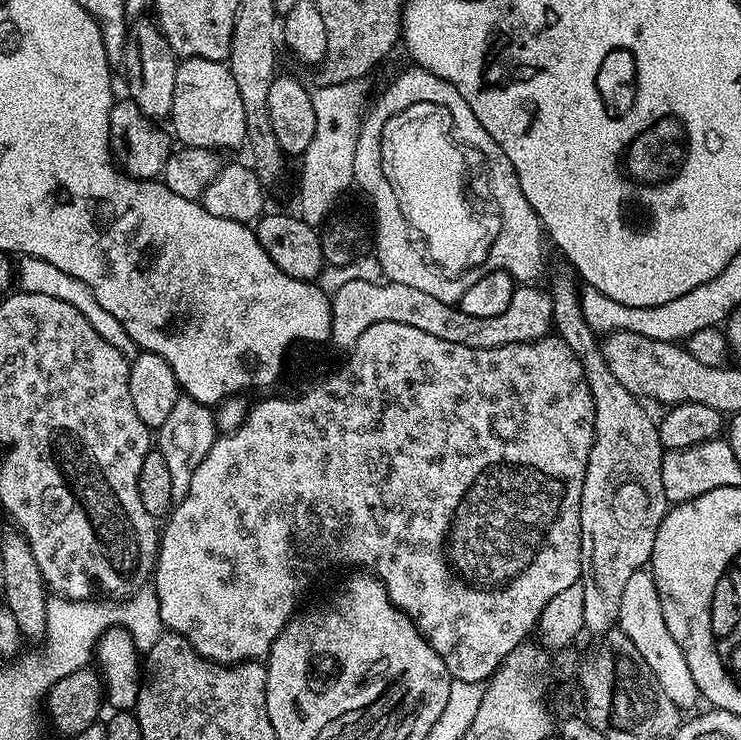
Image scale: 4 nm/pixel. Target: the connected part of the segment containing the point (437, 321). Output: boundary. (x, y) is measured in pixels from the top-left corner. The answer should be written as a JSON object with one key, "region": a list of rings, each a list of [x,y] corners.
{"region":[[[366,281],[347,282],[336,293],[330,296],[332,301],[332,334],[333,341],[340,340],[344,350],[351,350],[358,342],[362,330],[374,326],[374,322],[402,322],[402,326],[415,326],[442,338],[445,342],[458,342],[458,346],[475,348],[493,348],[506,344],[521,344],[531,340],[540,340],[553,331],[552,297],[540,286],[513,287],[510,306],[494,318],[474,318],[471,314],[462,314],[456,304],[438,302],[430,294],[417,290],[414,286],[385,282],[374,285]]]}

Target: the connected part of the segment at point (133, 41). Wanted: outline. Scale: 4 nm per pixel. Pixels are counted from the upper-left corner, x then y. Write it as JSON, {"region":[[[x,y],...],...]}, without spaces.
{"region":[[[141,18],[131,25],[128,41],[124,47],[124,80],[128,83],[127,99],[133,100],[151,120],[157,122],[171,117],[172,103],[174,102],[174,74],[178,57],[170,42],[160,32],[155,19]]]}

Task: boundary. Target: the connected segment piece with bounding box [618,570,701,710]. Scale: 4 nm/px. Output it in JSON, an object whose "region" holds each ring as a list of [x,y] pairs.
{"region":[[[651,571],[635,572],[630,582],[626,582],[626,590],[622,594],[618,628],[626,634],[626,638],[630,638],[630,642],[634,644],[634,650],[642,654],[642,662],[650,666],[666,698],[670,698],[670,702],[674,702],[674,706],[681,710],[694,707],[696,700],[701,699],[701,694],[698,686],[694,686],[690,666],[686,666],[686,654],[682,654],[678,642],[670,638],[670,630],[666,630],[666,622],[662,618],[662,606],[658,602],[658,586],[654,586]]]}

